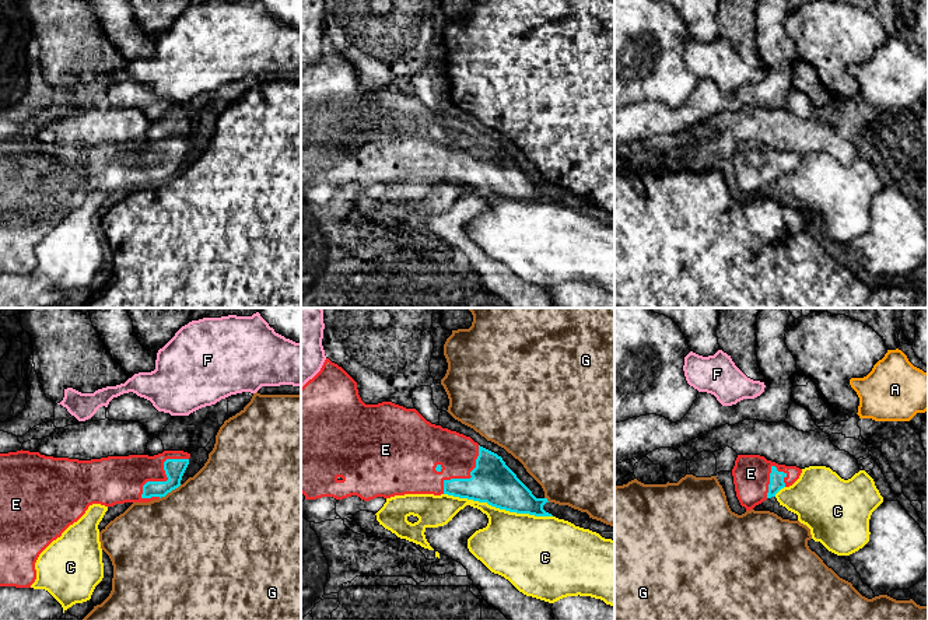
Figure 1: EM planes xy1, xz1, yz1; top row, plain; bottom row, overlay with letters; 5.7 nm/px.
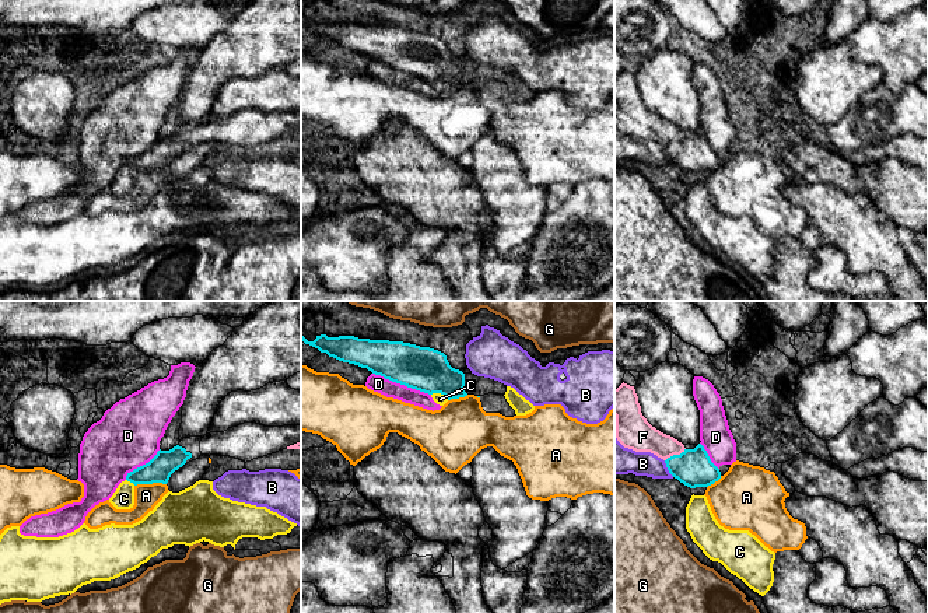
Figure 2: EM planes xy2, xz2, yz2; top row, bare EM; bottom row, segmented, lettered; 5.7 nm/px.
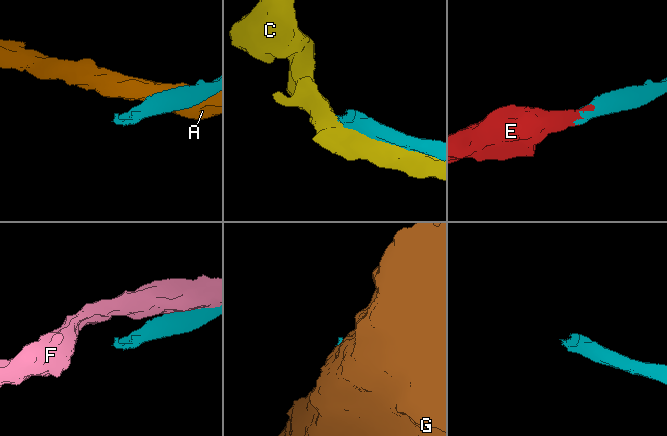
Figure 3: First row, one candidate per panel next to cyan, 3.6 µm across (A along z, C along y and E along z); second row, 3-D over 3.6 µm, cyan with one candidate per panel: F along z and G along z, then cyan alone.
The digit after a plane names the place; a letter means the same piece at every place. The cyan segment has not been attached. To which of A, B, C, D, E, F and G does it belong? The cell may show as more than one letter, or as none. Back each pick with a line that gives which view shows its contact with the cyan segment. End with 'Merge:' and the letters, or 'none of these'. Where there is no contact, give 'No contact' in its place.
E: Touches cyan in xy1
Merge: E

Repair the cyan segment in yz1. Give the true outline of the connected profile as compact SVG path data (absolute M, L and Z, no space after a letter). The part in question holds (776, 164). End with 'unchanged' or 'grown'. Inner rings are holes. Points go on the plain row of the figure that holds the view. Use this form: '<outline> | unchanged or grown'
M738 141L732 155L736 183L746 197L792 172L801 160L796 153L778 151L760 141Z | grown

